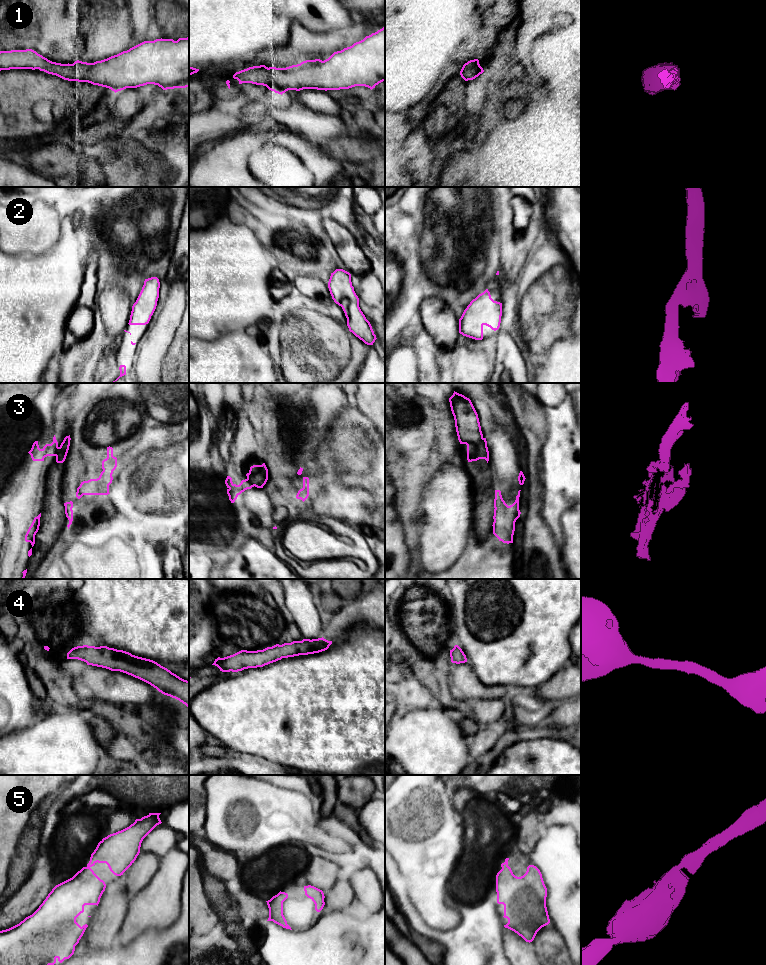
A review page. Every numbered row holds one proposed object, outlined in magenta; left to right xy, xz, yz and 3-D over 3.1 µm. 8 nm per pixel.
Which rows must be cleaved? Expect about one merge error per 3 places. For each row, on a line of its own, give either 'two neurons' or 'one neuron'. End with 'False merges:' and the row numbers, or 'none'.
1: one neuron
2: one neuron
3: two neurons
4: one neuron
5: one neuron
False merges: 3

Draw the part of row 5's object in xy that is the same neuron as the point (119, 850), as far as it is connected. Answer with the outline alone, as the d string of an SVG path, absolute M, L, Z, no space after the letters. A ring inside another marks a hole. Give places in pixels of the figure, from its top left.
M149 813L141 819L136 819L129 827L110 834L103 838L91 854L90 861L86 867L83 867L72 878L56 885L48 894L39 908L30 916L26 917L19 924L0 931L0 965L54 965L58 960L62 963L65 959L69 959L75 951L75 946L83 936L87 924L82 927L76 922L76 918L84 912L85 905L97 905L105 891L106 884L91 869L97 862L106 863L110 871L121 876L134 863L140 853L140 847L143 839L159 824L161 813Z

